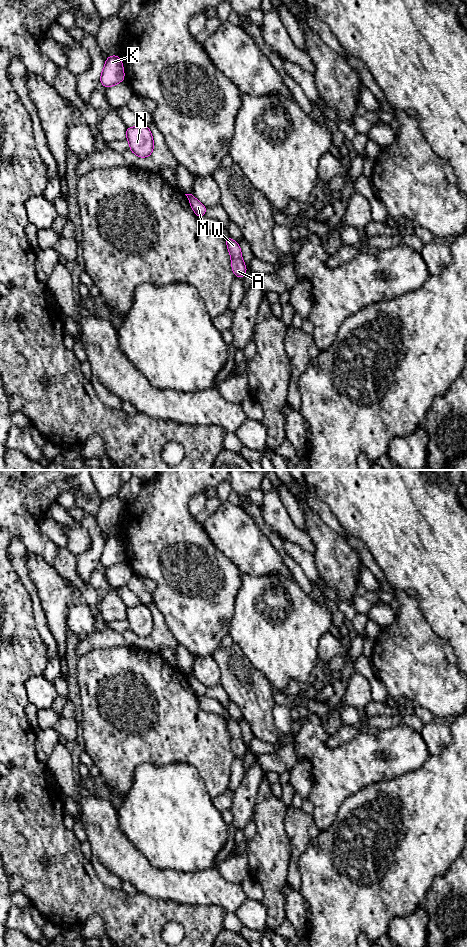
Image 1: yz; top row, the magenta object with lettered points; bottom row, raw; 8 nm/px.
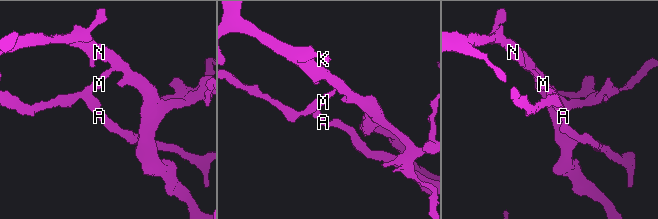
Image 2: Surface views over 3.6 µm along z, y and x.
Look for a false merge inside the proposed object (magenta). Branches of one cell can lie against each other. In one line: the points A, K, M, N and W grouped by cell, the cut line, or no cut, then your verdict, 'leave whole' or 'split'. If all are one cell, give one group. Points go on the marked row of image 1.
groups A M W / K N; cut yz (192, 195), (188, 198); split

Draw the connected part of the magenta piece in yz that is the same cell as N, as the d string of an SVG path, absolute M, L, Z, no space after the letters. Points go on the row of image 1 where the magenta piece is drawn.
M142 123L135 127L127 127L126 139L129 142L129 151L140 158L149 157L154 150L152 133L148 126Z

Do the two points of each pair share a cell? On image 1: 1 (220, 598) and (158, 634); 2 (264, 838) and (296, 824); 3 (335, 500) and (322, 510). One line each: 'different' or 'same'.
1: different
2: different
3: different

